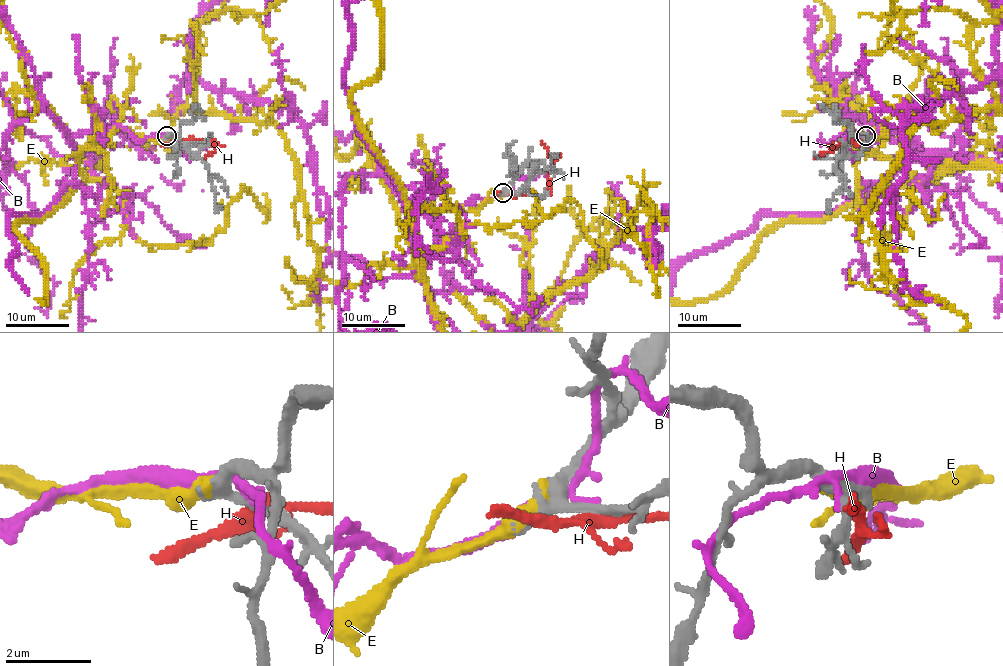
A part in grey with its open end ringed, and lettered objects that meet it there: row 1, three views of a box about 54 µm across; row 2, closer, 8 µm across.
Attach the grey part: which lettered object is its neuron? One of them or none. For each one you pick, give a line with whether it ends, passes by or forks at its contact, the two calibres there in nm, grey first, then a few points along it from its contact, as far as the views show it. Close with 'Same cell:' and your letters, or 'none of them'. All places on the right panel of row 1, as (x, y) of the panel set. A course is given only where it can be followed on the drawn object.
E: it ends | 360/480 nm | via (866, 136), (881, 128), (856, 147), (888, 156), (907, 183), (770, 227), (715, 294)
Same cell: E

